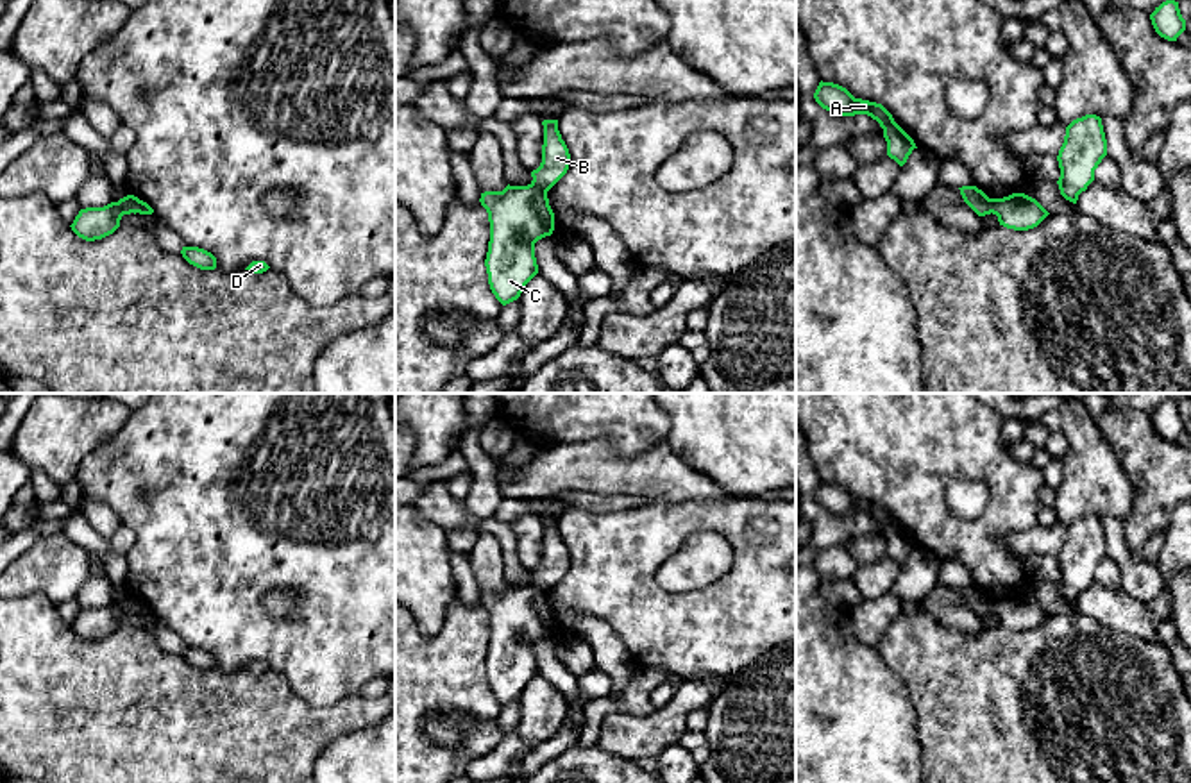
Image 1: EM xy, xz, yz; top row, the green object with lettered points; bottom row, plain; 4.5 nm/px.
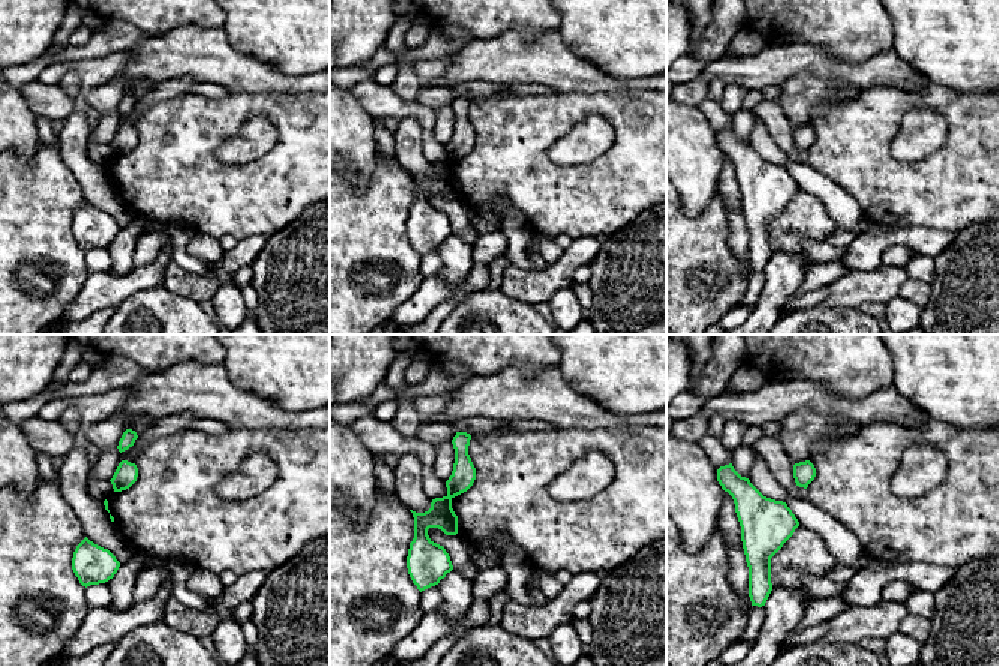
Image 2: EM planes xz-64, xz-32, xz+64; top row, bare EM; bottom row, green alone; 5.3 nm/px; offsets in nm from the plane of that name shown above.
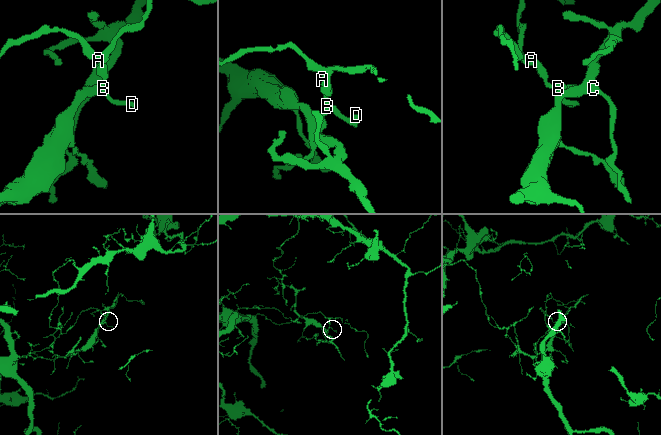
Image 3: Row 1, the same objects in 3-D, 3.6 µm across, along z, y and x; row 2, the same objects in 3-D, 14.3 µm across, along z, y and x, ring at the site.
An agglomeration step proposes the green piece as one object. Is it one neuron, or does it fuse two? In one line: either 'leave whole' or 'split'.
split

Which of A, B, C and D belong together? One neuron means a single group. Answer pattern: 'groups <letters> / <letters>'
groups A B D / C

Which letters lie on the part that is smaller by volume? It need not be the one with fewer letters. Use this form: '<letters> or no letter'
C

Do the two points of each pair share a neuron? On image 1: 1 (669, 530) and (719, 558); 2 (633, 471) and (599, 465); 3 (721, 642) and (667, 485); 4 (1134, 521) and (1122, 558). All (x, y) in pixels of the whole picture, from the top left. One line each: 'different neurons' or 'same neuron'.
1: different neurons
2: same neuron
3: different neurons
4: different neurons

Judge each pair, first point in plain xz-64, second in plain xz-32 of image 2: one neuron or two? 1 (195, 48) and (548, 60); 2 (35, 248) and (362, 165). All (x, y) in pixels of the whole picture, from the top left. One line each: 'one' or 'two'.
1: one
2: two

